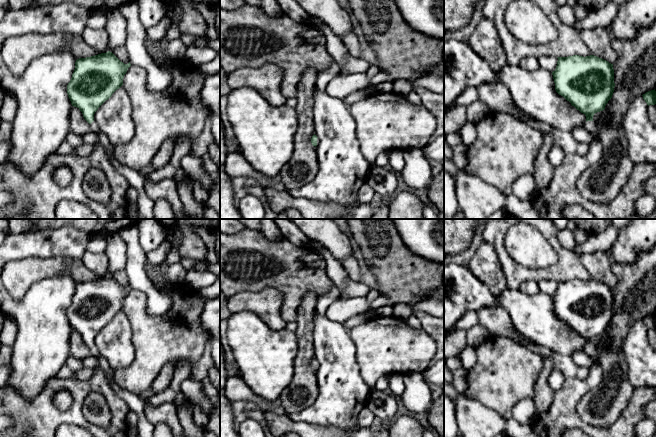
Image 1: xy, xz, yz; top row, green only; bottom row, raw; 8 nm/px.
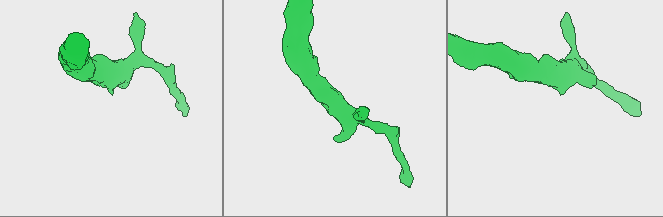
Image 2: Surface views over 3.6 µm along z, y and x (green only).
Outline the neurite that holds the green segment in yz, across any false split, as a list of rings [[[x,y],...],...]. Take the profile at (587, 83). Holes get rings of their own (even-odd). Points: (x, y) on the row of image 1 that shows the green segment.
[[[594,55],[557,58],[556,69],[552,72],[555,90],[586,116],[584,128],[597,139],[597,125],[593,121],[593,116],[595,113],[603,111],[612,98],[615,87],[613,64]]]

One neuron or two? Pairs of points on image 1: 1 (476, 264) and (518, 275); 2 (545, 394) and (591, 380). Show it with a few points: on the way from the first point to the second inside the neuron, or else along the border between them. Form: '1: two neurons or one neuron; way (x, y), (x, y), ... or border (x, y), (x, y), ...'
1: two neurons; border (494, 249), (506, 287)
2: two neurons; border (554, 391), (551, 405), (541, 412)

